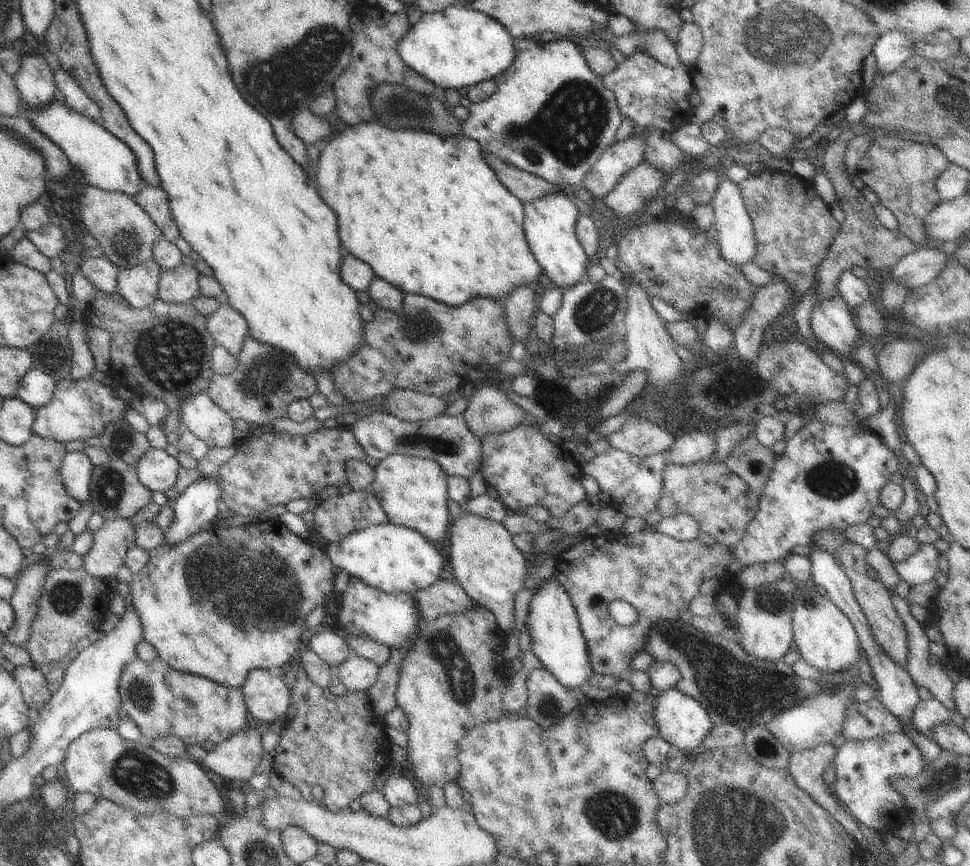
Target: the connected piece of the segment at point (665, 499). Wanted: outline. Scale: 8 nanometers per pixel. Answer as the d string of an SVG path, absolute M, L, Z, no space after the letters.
M706 459L686 466L668 462L663 472L663 493L657 508L663 518L678 513L692 515L704 534L733 550L758 514L760 499L761 495L754 492L741 476L732 472L724 461Z

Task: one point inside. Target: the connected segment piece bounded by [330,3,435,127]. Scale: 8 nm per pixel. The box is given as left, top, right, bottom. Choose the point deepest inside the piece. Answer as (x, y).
(376, 33)

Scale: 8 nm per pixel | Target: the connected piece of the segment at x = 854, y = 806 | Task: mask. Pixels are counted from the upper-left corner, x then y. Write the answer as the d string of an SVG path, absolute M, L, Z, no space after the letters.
M890 733L863 741L846 741L837 748L835 759L836 780L831 791L847 812L858 822L883 834L894 834L900 826L900 816L908 814L906 797L890 786L892 776L915 777L924 766L921 750L904 733Z

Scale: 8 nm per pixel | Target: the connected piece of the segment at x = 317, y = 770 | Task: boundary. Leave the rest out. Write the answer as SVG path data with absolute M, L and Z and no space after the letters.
M298 667L296 684L290 690L291 706L296 709L296 716L289 719L288 726L279 734L280 740L273 756L273 772L284 776L286 780L300 790L307 801L316 801L312 795L314 786L322 788L323 796L320 804L337 813L350 808L354 800L375 790L376 777L390 767L392 743L385 733L385 725L375 714L370 704L367 691L346 691L335 695L329 687L318 686L307 672Z

